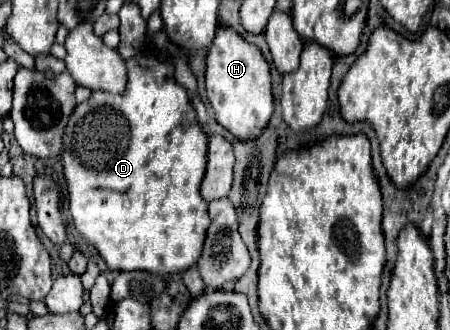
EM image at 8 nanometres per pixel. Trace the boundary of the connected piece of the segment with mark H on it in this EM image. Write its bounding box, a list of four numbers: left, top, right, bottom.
[206,26,274,140]

